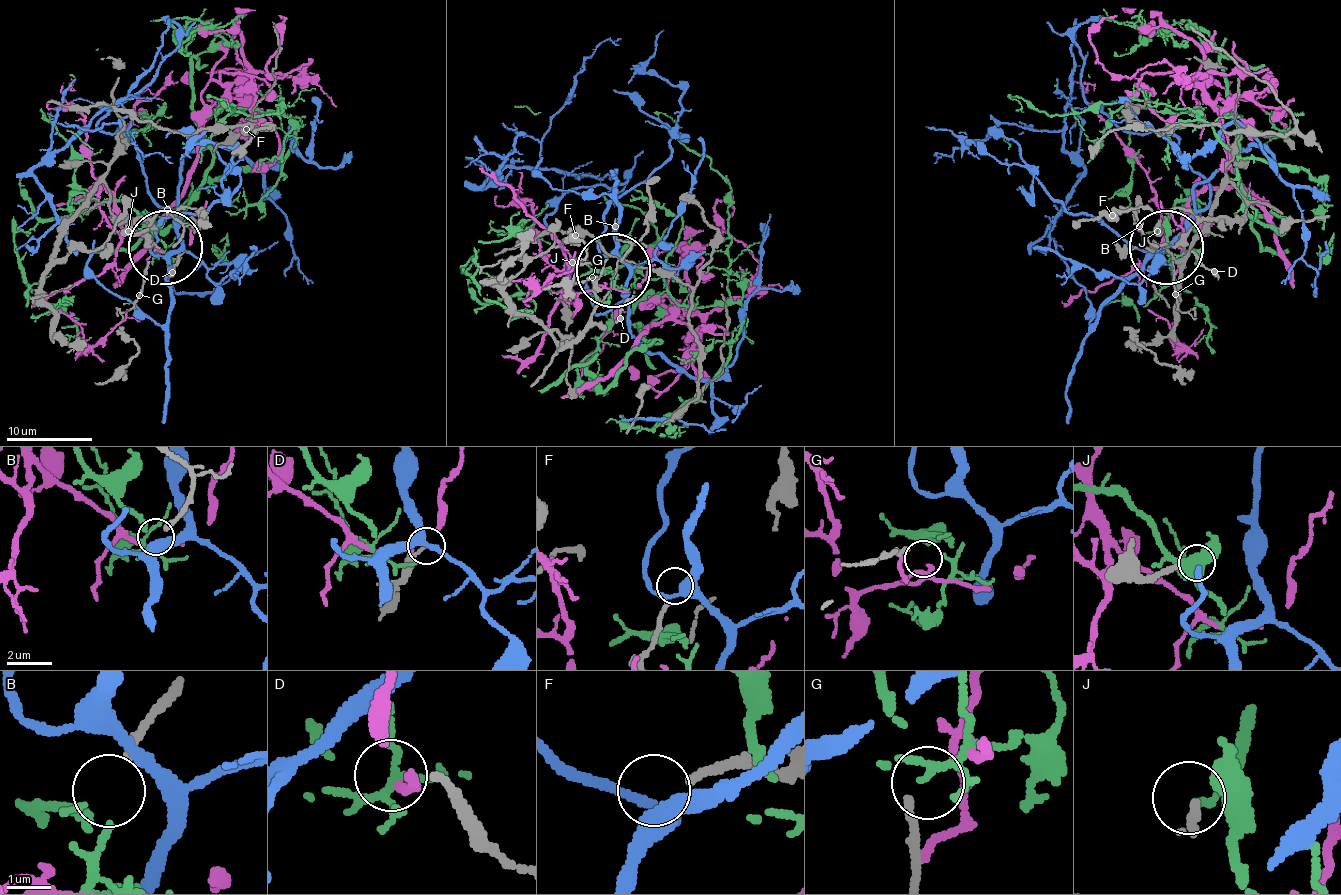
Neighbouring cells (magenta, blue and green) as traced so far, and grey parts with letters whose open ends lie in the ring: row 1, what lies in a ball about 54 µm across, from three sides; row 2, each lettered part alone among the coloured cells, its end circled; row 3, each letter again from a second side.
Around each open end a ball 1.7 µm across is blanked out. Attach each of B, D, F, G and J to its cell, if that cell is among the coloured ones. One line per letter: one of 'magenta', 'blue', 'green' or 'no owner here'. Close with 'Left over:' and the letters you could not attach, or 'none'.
B: green
D: magenta
F: no owner here
G: no owner here
J: no owner here
Left over: F, G, J

